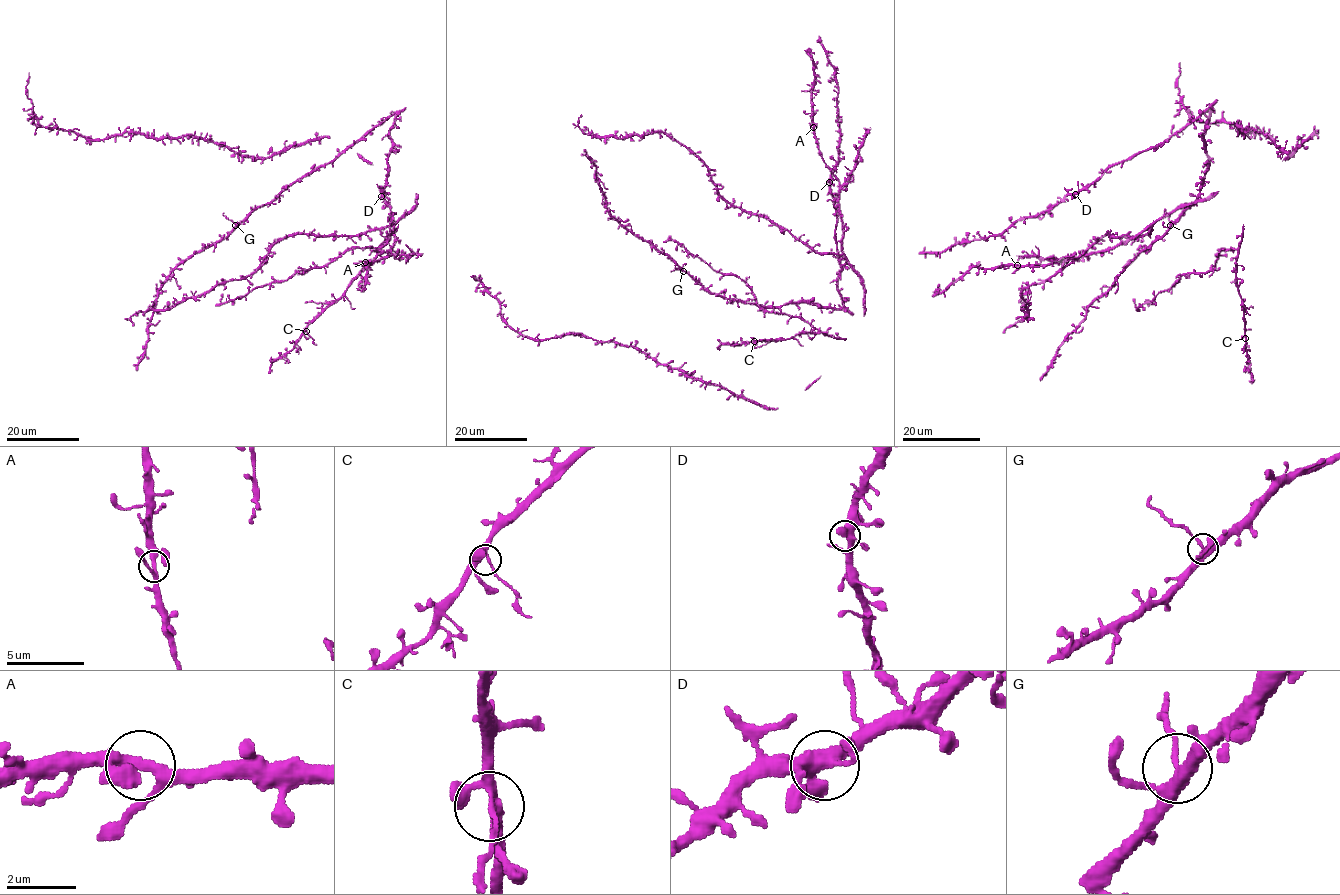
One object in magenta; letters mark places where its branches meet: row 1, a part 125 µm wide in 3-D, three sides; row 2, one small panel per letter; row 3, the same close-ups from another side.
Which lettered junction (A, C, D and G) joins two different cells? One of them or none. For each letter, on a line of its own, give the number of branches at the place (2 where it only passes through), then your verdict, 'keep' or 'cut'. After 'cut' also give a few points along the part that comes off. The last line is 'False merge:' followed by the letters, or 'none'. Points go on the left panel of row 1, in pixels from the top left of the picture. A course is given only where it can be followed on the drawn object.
A: 4 | keep
C: 4 | keep
D: 4 | keep
G: 4 | keep
False merge: none

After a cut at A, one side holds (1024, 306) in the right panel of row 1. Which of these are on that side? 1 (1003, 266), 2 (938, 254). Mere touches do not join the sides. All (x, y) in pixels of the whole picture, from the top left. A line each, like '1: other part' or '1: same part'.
1: other part
2: same part

